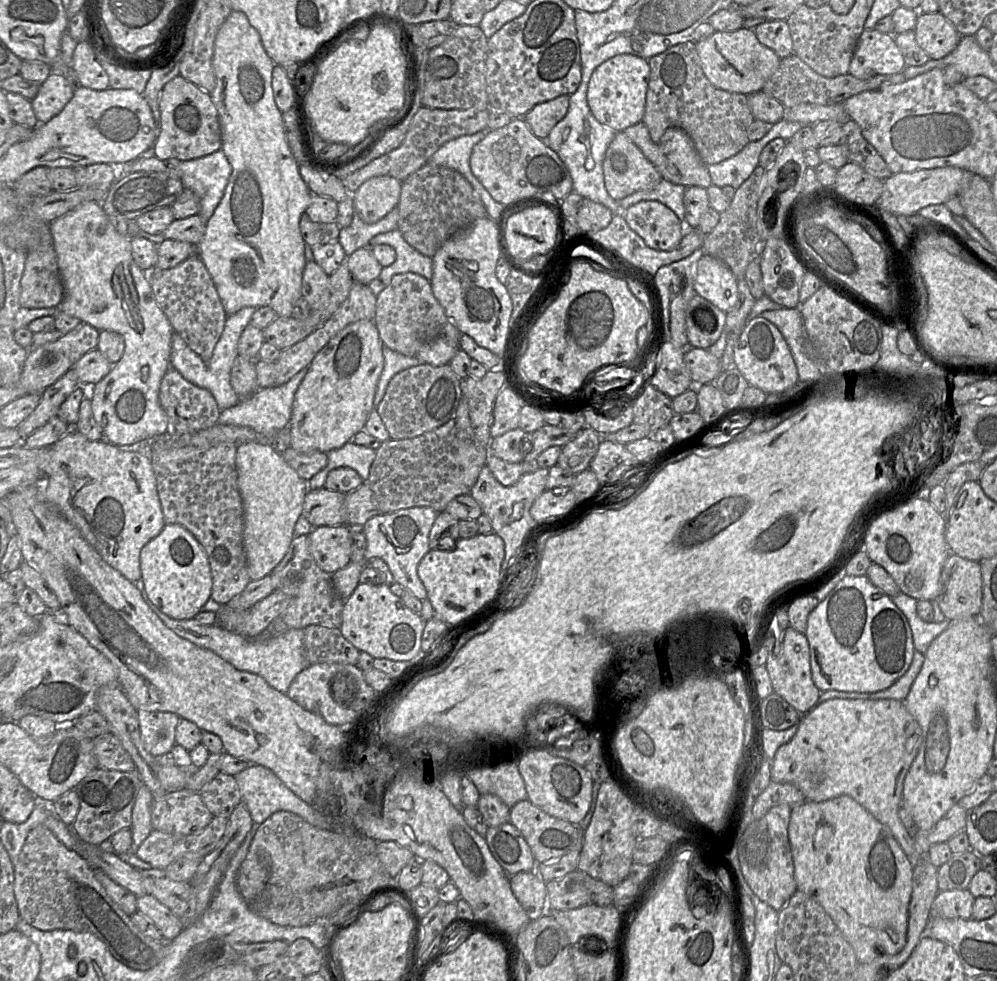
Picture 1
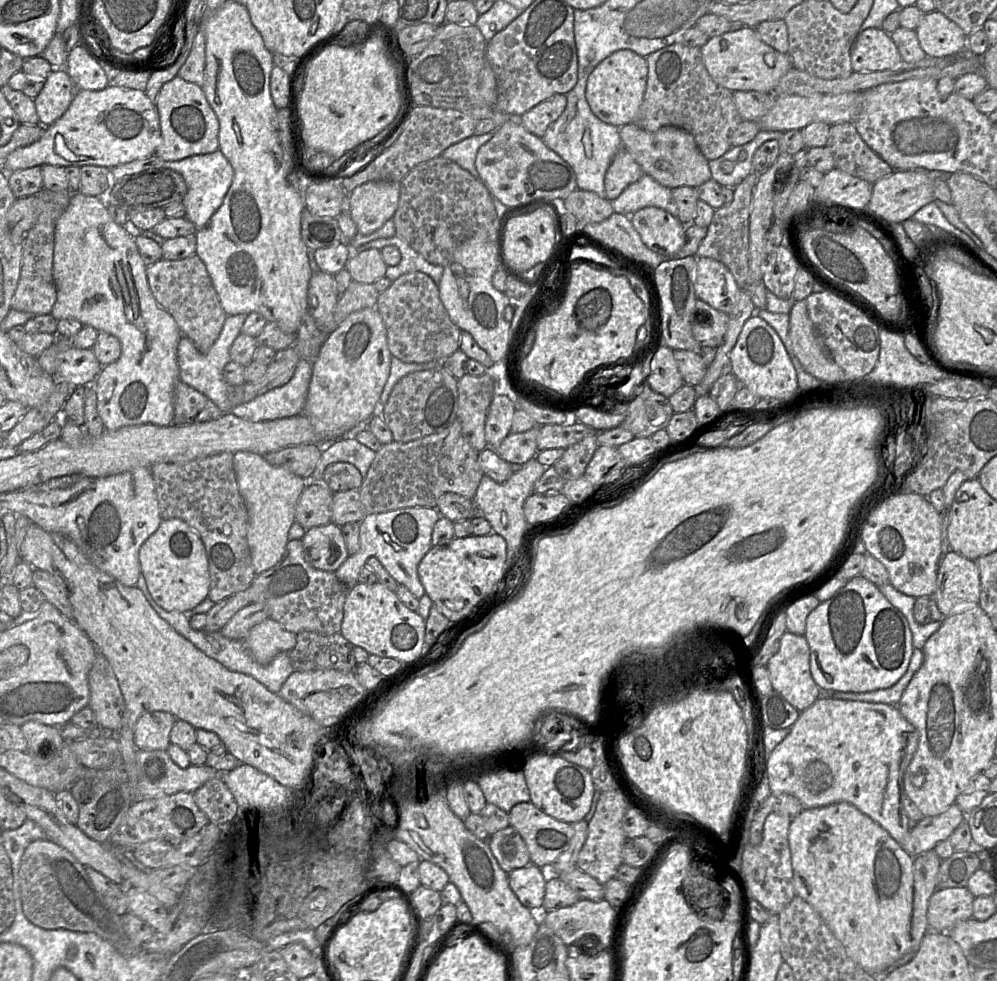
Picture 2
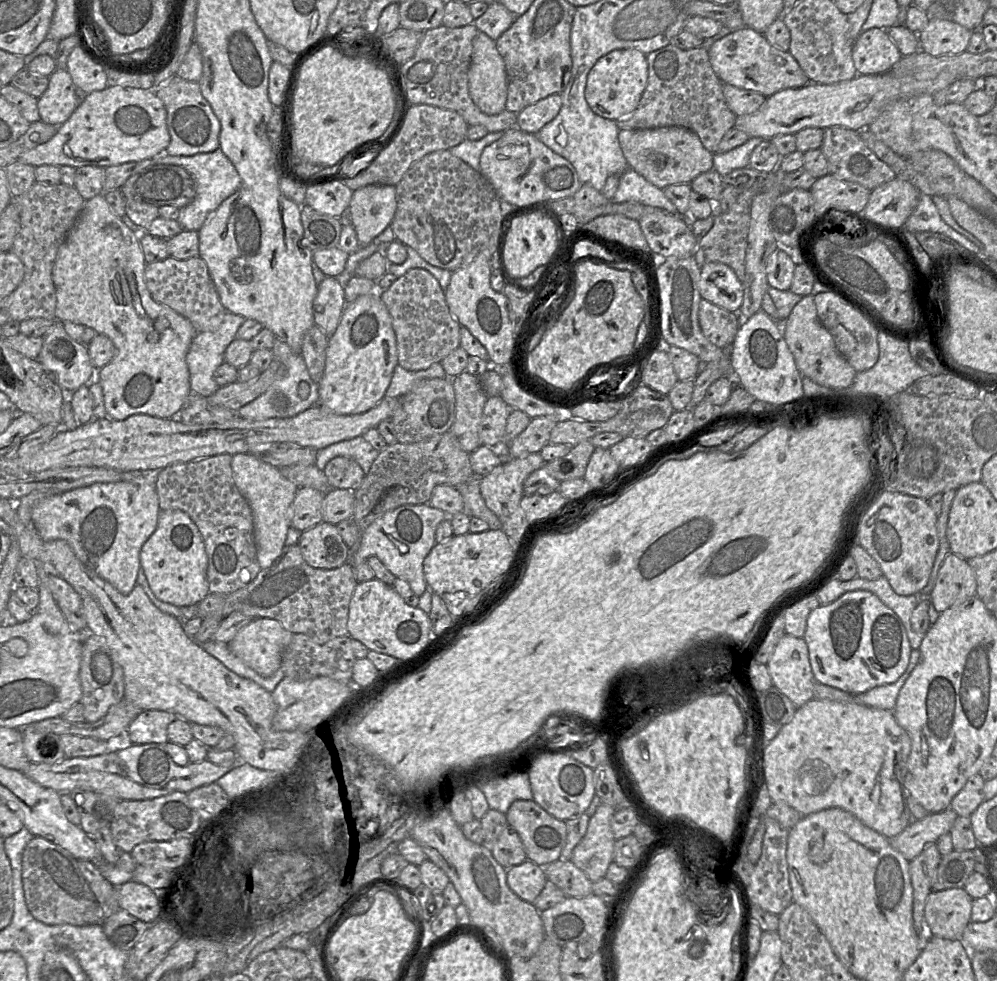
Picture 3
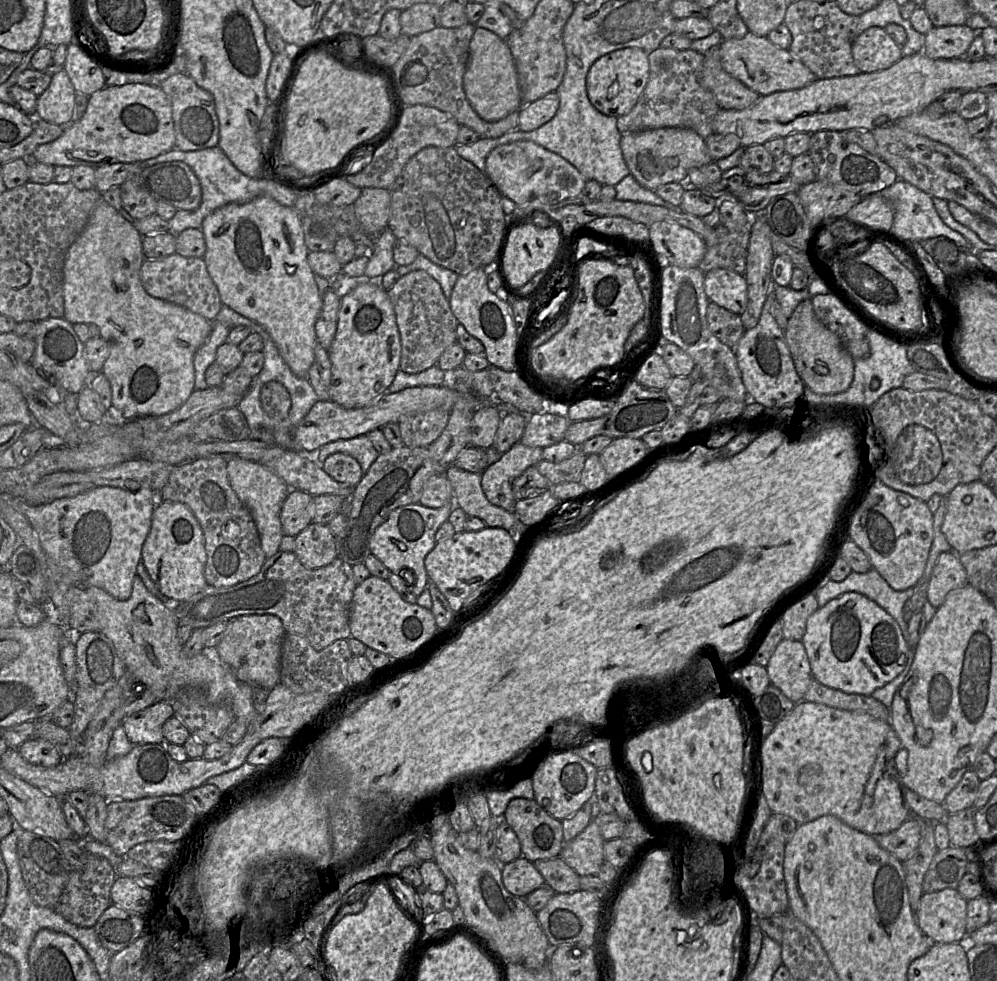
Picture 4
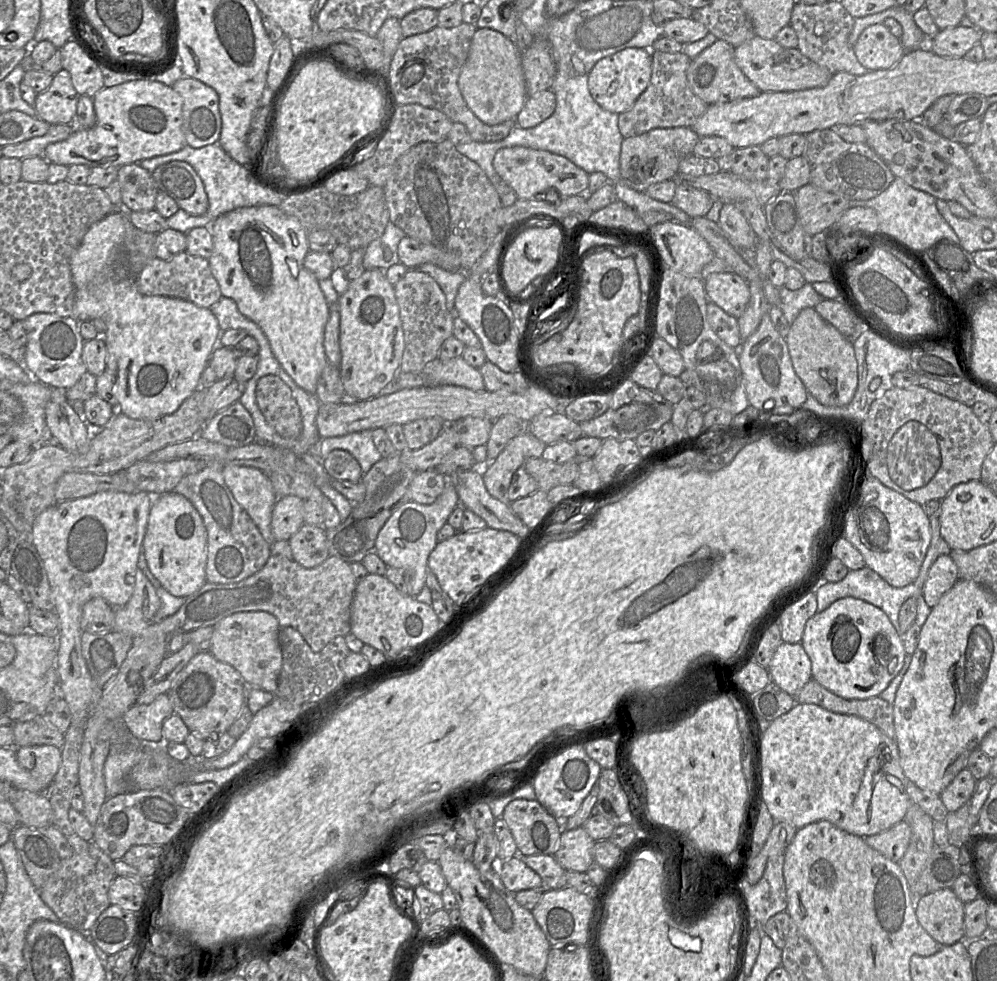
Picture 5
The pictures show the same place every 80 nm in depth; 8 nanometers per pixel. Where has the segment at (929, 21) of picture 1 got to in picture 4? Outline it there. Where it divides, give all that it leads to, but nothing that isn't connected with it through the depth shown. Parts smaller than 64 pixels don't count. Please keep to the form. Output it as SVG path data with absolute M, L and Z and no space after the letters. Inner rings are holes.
M964 25L933 27L924 40L923 53L932 59L962 58L978 32Z

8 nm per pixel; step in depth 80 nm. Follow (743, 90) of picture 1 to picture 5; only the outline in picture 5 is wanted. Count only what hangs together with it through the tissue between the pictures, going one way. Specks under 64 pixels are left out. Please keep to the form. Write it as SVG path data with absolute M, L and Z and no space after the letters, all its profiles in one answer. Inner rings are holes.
M758 35L735 47L734 59L745 76L761 92L799 91L824 87L833 75L827 68L804 56L797 48L785 48L775 39L764 39Z

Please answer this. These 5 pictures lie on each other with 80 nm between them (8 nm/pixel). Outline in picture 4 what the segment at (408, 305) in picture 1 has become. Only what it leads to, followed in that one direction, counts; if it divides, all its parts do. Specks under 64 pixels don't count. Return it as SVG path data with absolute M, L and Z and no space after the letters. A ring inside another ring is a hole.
M414 270L401 276L387 290L387 294L394 308L400 334L400 370L416 374L437 365L443 352L457 342L456 329L459 324L440 284L426 271Z

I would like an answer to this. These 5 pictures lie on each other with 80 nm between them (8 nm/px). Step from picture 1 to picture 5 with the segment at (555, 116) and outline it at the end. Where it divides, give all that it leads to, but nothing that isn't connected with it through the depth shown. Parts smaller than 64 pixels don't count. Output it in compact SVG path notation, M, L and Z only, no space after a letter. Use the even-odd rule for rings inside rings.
M551 89L527 97L525 104L516 117L516 125L533 128L549 118L556 108L556 96Z

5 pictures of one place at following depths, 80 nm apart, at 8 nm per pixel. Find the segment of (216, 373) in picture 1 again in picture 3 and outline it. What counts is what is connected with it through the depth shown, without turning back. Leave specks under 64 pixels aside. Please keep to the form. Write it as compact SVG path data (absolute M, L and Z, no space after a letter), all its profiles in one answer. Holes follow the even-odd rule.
M226 311L221 325L216 330L198 332L193 338L186 355L190 374L190 387L193 392L209 397L219 388L214 378L214 372L225 361L226 348L237 338L237 331L244 320L243 316Z

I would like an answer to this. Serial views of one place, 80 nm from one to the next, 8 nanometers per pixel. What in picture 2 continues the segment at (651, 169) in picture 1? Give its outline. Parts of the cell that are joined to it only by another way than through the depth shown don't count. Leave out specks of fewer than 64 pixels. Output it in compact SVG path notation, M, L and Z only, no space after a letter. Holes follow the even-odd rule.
M624 147L612 159L604 178L606 199L613 201L624 189L644 174L639 164Z

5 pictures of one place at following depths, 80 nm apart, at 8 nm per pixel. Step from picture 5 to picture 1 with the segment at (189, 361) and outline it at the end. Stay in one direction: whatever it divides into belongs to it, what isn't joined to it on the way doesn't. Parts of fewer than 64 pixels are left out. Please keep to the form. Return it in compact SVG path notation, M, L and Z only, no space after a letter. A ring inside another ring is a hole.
M95 201L84 202L53 220L50 232L63 284L63 299L57 306L59 312L77 317L82 323L88 323L99 331L118 332L124 338L122 358L96 383L92 398L93 414L102 428L103 440L117 446L130 446L166 433L171 426L159 402L159 390L161 381L171 366L173 327L155 300L149 275L136 265L132 257L131 238L115 230L101 203Z

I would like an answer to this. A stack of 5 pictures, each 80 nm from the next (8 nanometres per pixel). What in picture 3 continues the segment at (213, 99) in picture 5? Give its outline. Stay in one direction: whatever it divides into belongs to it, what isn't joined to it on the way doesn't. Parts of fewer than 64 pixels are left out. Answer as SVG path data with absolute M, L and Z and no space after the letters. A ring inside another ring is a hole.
M177 75L154 89L167 112L170 143L165 153L171 156L193 156L209 153L219 148L220 122L209 102L202 96L198 82L184 80Z

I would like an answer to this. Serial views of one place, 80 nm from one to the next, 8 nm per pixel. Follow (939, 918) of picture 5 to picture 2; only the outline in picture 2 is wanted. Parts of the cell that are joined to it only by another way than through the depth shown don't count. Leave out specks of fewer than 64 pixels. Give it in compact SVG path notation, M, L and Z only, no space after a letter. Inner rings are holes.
M967 887L936 889L928 902L927 921L931 931L948 932L958 922L973 916L975 896Z

